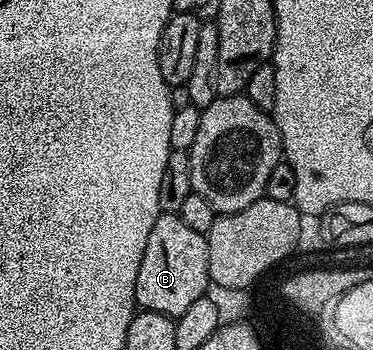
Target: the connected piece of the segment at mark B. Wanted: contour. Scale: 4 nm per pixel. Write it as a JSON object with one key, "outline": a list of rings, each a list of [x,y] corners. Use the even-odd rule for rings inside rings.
{"outline":[[[177,213],[159,214],[152,232],[148,232],[148,248],[144,248],[140,272],[136,272],[135,303],[144,310],[177,316],[203,297],[210,285],[206,235],[188,228]]]}

